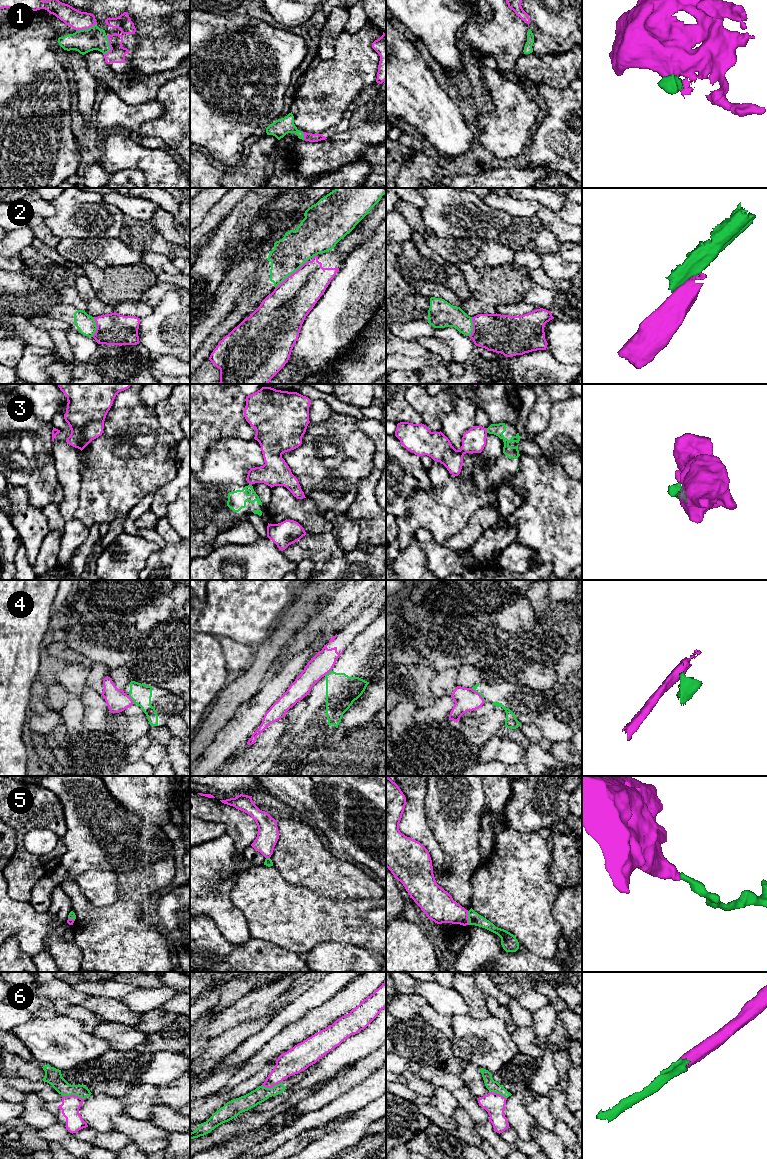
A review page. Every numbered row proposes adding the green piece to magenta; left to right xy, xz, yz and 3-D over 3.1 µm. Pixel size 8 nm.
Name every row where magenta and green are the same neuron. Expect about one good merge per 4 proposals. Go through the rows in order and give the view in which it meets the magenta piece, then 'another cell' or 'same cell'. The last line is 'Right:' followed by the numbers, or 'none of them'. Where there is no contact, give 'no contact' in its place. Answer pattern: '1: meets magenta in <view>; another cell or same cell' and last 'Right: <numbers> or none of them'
1: meets magenta in xy; same cell
2: meets magenta in xz; another cell
3: meets magenta in yz; another cell
4: meets magenta in xy; another cell
5: meets magenta in yz; same cell
6: meets magenta in xy; another cell
Right: 1, 5

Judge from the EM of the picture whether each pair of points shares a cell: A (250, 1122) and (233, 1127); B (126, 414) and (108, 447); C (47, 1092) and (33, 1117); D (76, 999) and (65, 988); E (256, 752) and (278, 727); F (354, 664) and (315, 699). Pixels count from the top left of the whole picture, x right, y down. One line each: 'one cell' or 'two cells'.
A: one cell
B: one cell
C: two cells
D: one cell
E: one cell
F: one cell

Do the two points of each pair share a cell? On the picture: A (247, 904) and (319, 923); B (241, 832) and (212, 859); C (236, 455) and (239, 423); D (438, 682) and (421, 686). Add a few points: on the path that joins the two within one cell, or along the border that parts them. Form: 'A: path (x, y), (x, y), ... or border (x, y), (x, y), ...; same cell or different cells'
A: path (265, 904), (270, 904), (280, 913), (301, 919); same cell
B: border (226, 833), (233, 841), (235, 858), (237, 860); different cells
C: border (253, 438), (227, 438), (215, 443); different cells
D: border (437, 671), (430, 683), (430, 690), (435, 698); different cells

